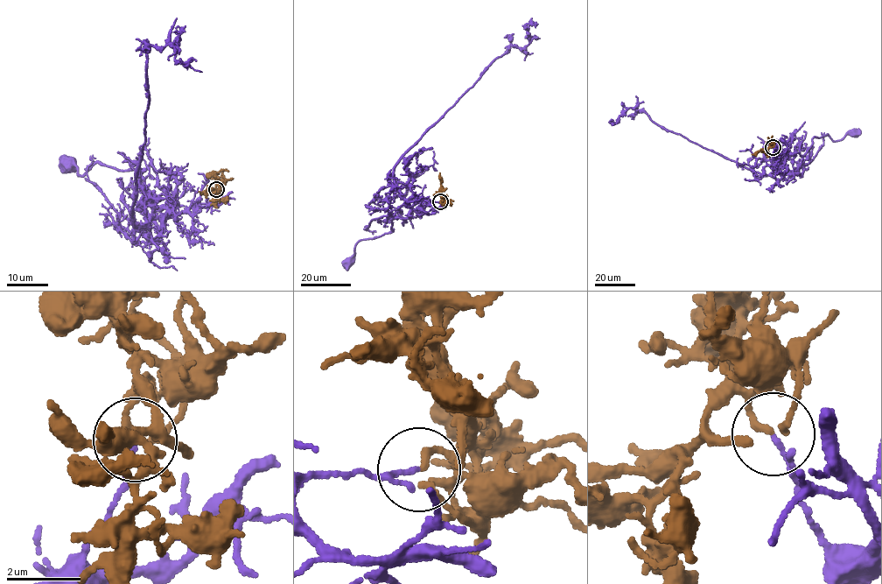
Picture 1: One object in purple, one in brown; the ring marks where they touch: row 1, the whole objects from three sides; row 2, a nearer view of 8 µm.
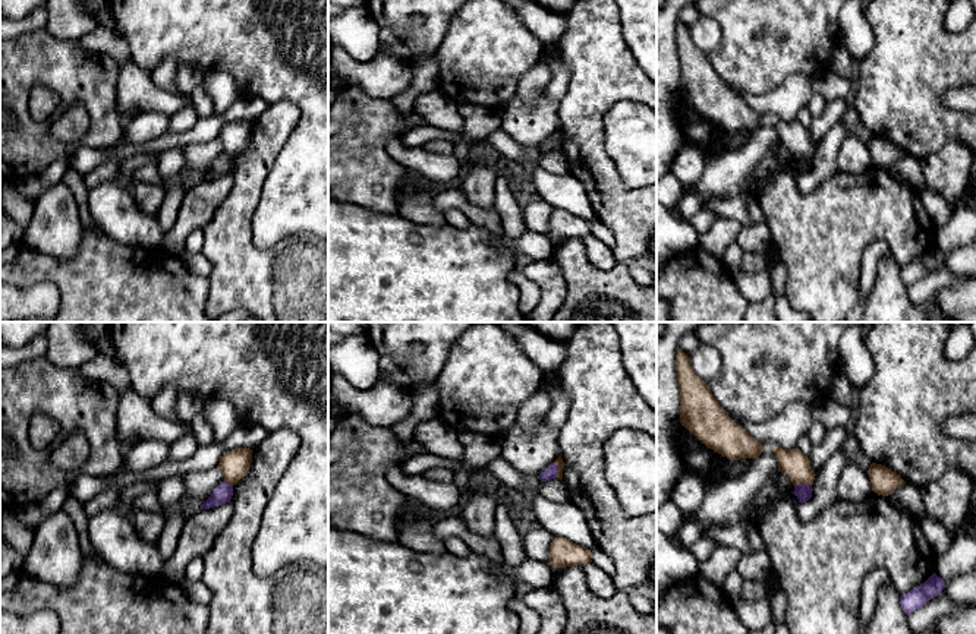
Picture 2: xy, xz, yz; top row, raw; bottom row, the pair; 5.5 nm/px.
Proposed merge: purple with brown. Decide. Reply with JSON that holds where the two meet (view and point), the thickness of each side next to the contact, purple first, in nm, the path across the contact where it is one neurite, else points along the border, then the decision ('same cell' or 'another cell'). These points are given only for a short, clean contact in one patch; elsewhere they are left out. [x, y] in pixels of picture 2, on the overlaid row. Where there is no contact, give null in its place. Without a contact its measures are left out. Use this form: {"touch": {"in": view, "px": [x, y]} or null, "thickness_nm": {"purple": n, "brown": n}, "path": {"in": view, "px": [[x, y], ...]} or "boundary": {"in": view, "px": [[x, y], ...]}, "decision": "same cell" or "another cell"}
{"touch": {"in": "yz", "px": [802, 483]}, "thickness_nm": {"purple": 90, "brown": 160}, "boundary": {"in": "yz", "px": [[811, 483], [797, 483], [795, 486]]}, "decision": "another cell"}

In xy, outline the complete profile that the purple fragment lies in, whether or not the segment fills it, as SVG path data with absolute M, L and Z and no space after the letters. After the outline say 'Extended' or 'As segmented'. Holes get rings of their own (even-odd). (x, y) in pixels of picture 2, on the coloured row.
M223 480L211 493L211 496L202 504L201 510L210 510L221 504L230 502L233 495L233 486Z. As segmented

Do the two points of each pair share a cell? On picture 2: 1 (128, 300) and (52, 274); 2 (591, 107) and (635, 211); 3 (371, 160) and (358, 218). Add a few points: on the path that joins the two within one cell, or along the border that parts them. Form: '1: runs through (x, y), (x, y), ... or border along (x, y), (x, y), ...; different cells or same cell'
1: runs through (109, 293), (71, 277); same cell
2: runs through (591, 133), (594, 169), (608, 185); same cell
3: border along (343, 201), (394, 214); different cells

